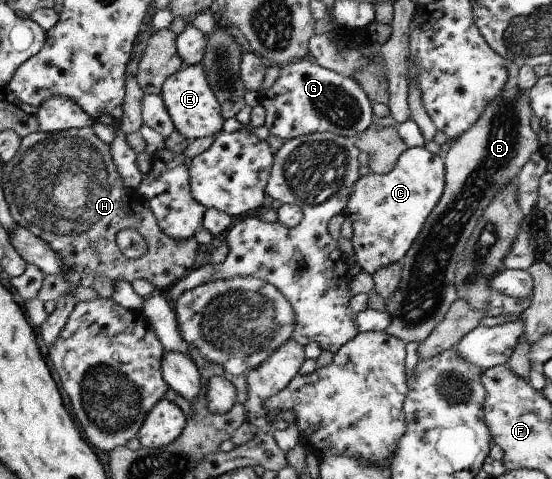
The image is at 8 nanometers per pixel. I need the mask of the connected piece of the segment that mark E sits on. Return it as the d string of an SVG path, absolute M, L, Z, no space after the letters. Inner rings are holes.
M199 63L184 66L174 72L163 83L161 94L167 114L173 121L175 130L179 131L189 142L205 137L213 137L222 131L224 118L219 101L209 86L204 66Z

